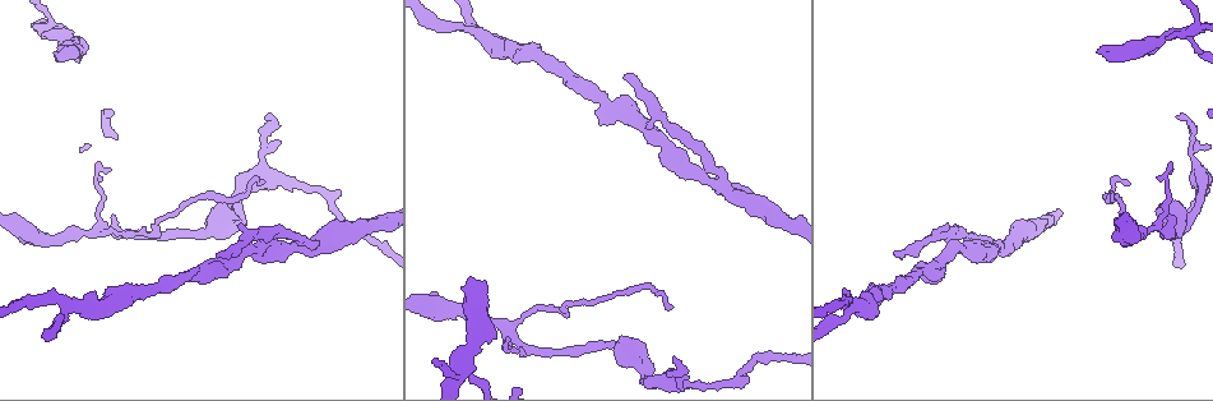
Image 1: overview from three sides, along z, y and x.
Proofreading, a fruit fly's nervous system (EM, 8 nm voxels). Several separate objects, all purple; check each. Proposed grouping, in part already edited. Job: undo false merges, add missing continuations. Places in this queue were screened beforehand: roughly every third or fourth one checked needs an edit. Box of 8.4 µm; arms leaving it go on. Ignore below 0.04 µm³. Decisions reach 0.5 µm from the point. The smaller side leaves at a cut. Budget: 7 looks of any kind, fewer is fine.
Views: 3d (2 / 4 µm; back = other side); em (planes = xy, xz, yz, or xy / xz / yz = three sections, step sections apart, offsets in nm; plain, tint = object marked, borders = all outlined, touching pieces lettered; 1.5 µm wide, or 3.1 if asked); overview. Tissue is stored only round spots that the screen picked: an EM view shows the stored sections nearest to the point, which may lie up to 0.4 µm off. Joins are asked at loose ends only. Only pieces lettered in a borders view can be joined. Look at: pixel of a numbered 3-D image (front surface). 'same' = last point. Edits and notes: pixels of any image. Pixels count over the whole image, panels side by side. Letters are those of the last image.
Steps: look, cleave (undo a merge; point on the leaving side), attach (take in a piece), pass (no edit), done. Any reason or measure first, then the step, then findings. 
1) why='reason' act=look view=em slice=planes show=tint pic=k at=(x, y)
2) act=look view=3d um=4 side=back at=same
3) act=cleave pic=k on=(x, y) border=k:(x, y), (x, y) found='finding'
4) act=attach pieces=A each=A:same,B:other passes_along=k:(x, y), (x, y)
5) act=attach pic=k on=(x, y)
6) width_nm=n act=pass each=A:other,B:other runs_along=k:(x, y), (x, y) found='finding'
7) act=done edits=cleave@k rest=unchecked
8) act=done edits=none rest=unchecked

why='four-way junction' act=look view=3d um=2 side=back pic=1 at=(469, 363)

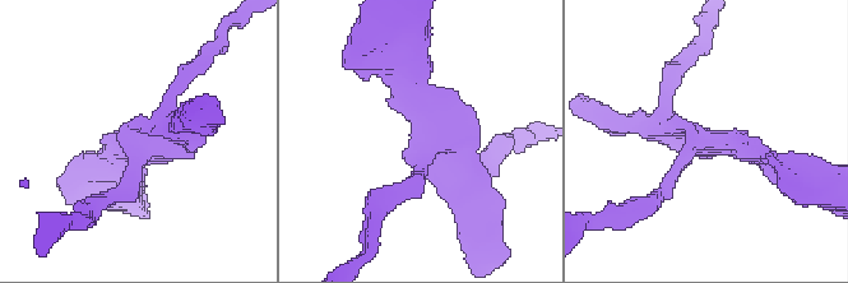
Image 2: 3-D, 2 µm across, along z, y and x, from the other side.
arms=4 why='now the EM' act=look view=em slice=xy step=8 show=tint pic=2 at=(702, 140)

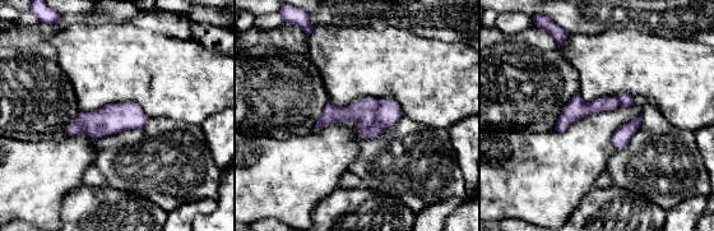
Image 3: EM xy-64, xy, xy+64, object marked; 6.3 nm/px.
act=look view=em slice=planes show=borders at=same

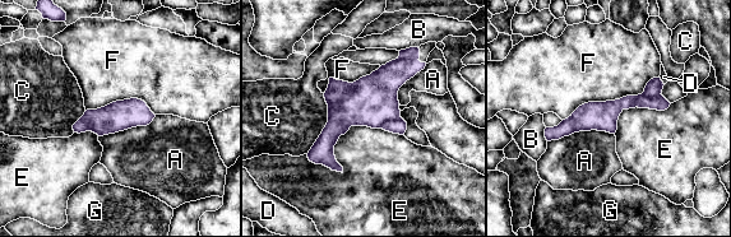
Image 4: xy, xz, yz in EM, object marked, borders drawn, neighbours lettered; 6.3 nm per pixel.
act=cleave pic=4 on=(397, 126) each=A:other,B:other,C:other,D:other,E:other,F:other,G:other border=4:(399, 116), (387, 120), (379, 128) found='a second neuron is stuck on'

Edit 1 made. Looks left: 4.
why='thick turns thin' act=look view=3d um=4 pic=1 at=(1162, 236)

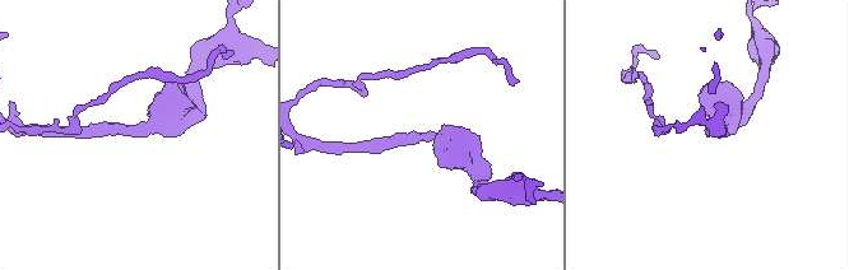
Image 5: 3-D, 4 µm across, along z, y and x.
arm_widths_nm=180,480 act=look view=em slice=xz step=8 show=tint pic=5 at=(135, 130)

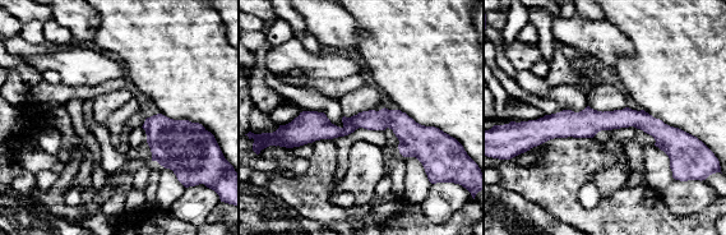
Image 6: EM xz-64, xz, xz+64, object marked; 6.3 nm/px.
act=look view=em slice=planes show=borders at=same

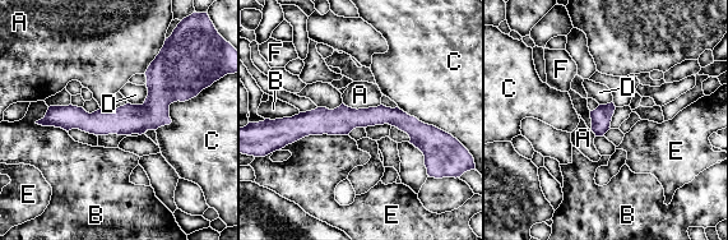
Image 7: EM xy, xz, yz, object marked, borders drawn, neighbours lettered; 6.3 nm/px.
width_nm=130 act=pass each=A:other,B:other,C:other,D:other,E:other,F:other border=7:(343, 102), (357, 109), (380, 105) found='all the same neuron'

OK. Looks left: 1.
why='three-way junction' act=look view=em slice=planes show=borders pic=1 at=(1003, 250)

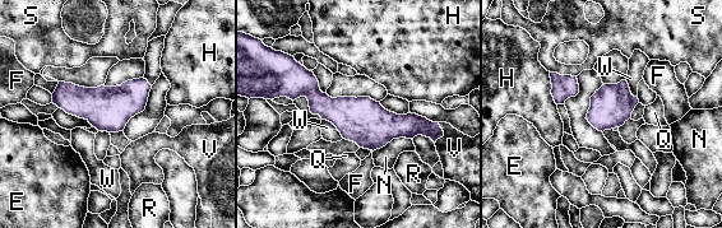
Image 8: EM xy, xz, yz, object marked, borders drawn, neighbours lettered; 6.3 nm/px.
longest_contact=N:260nm act=pass each=E:other,F:other,H:other,N:other,Q:other,R:other,S:other,V:other,W:other border=8:(322, 119), (331, 122), (343, 138) found='one neuron here'

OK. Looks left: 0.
act=done edits=cleave@4 rest=unchecked

